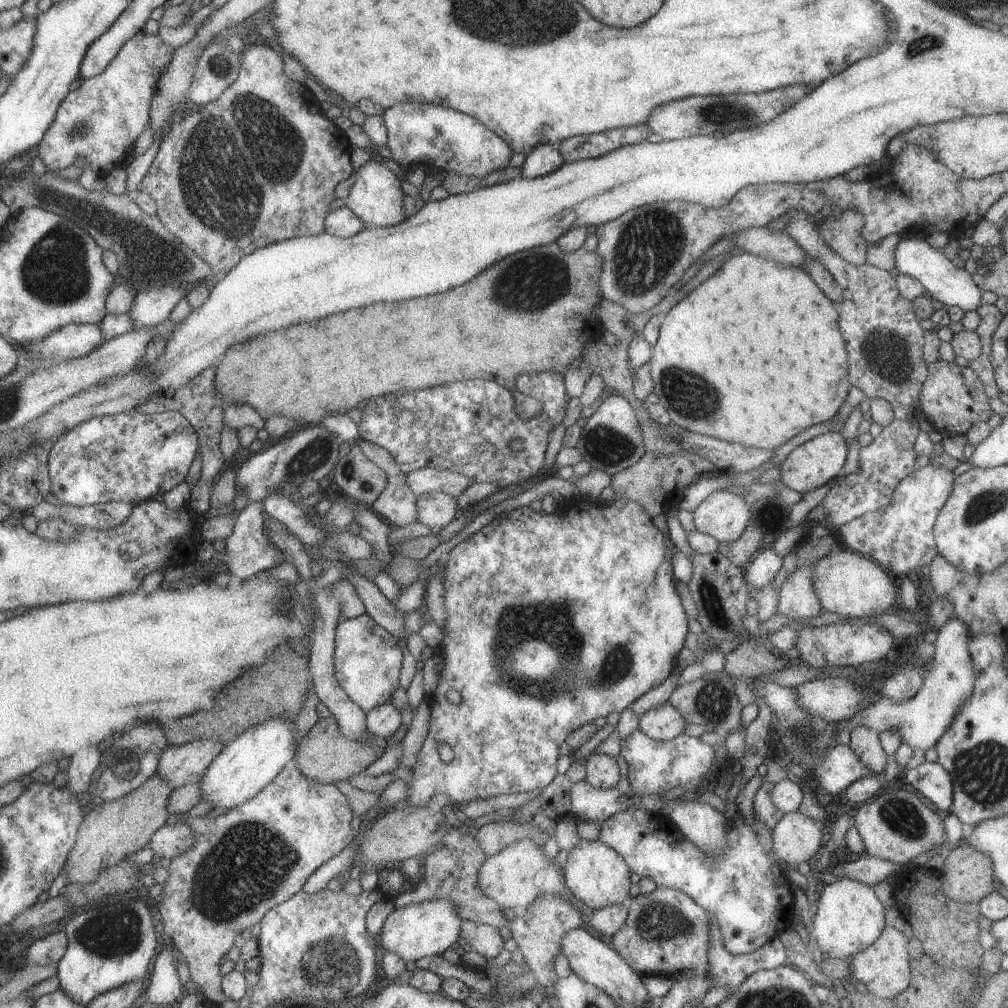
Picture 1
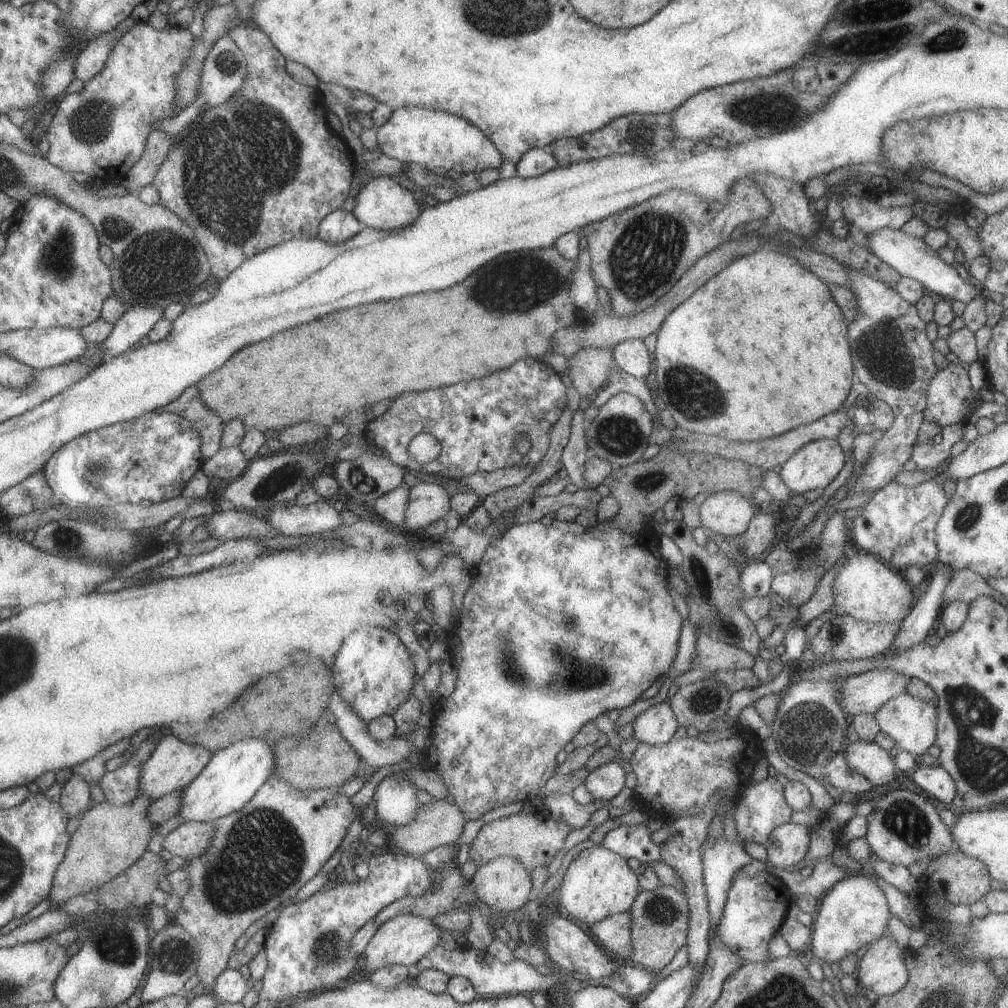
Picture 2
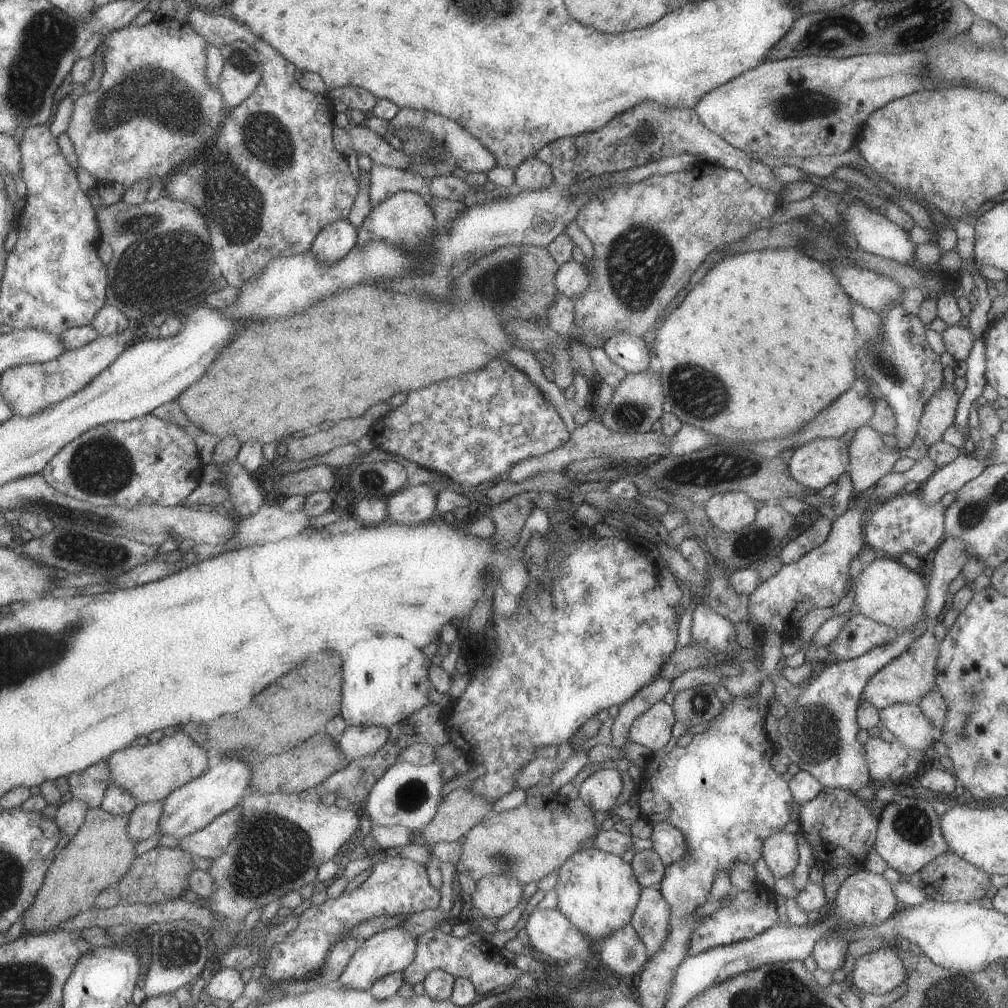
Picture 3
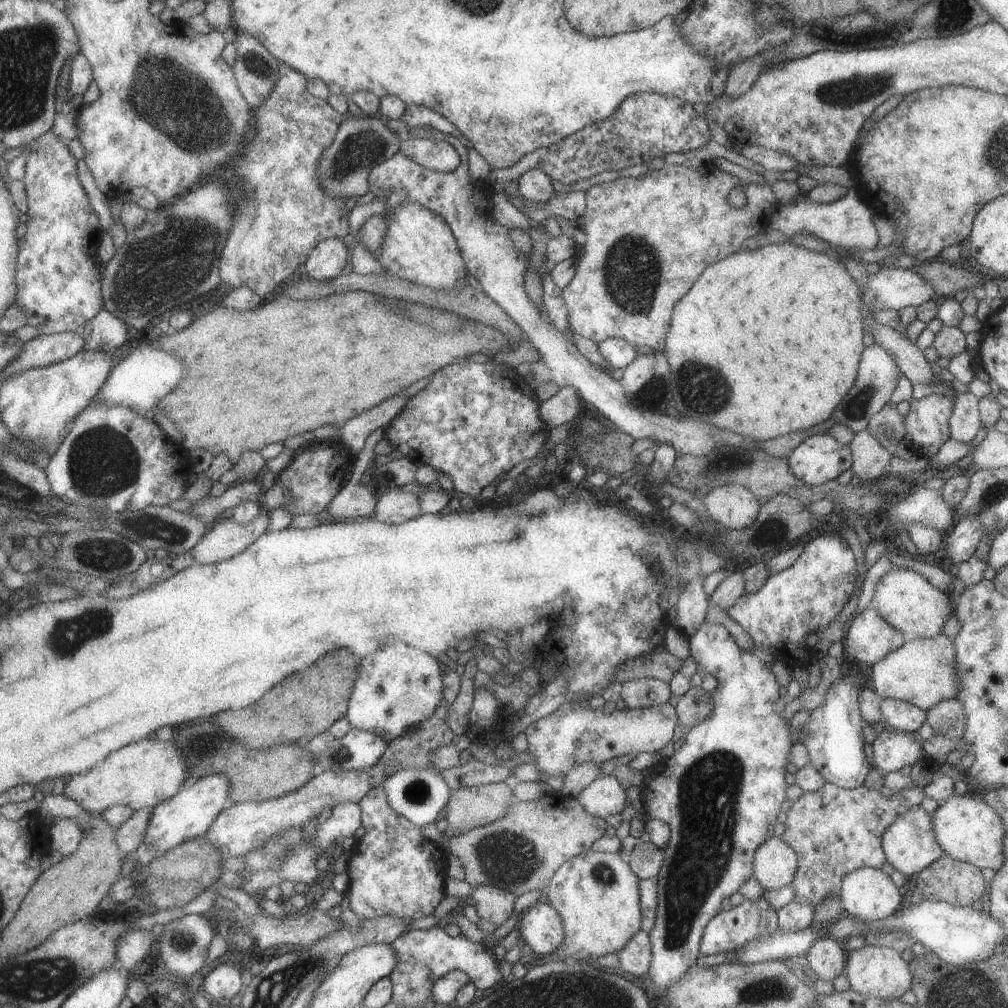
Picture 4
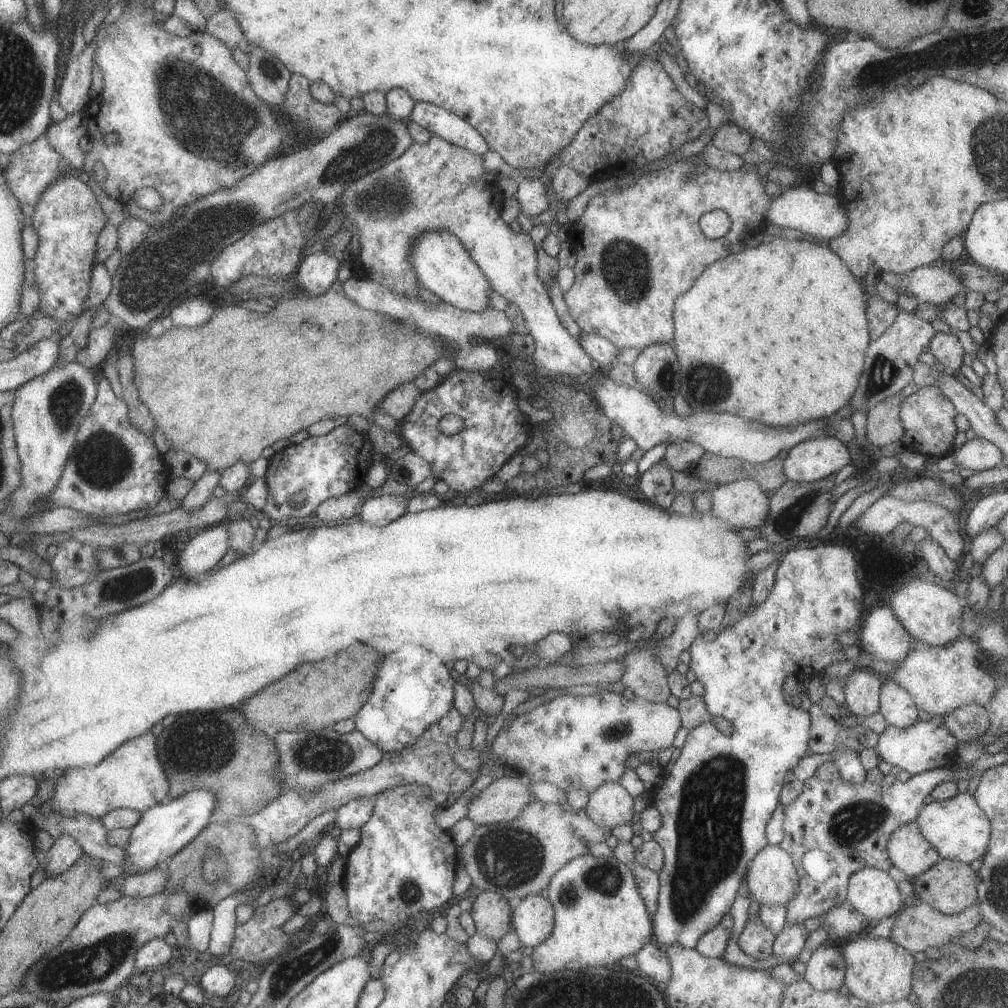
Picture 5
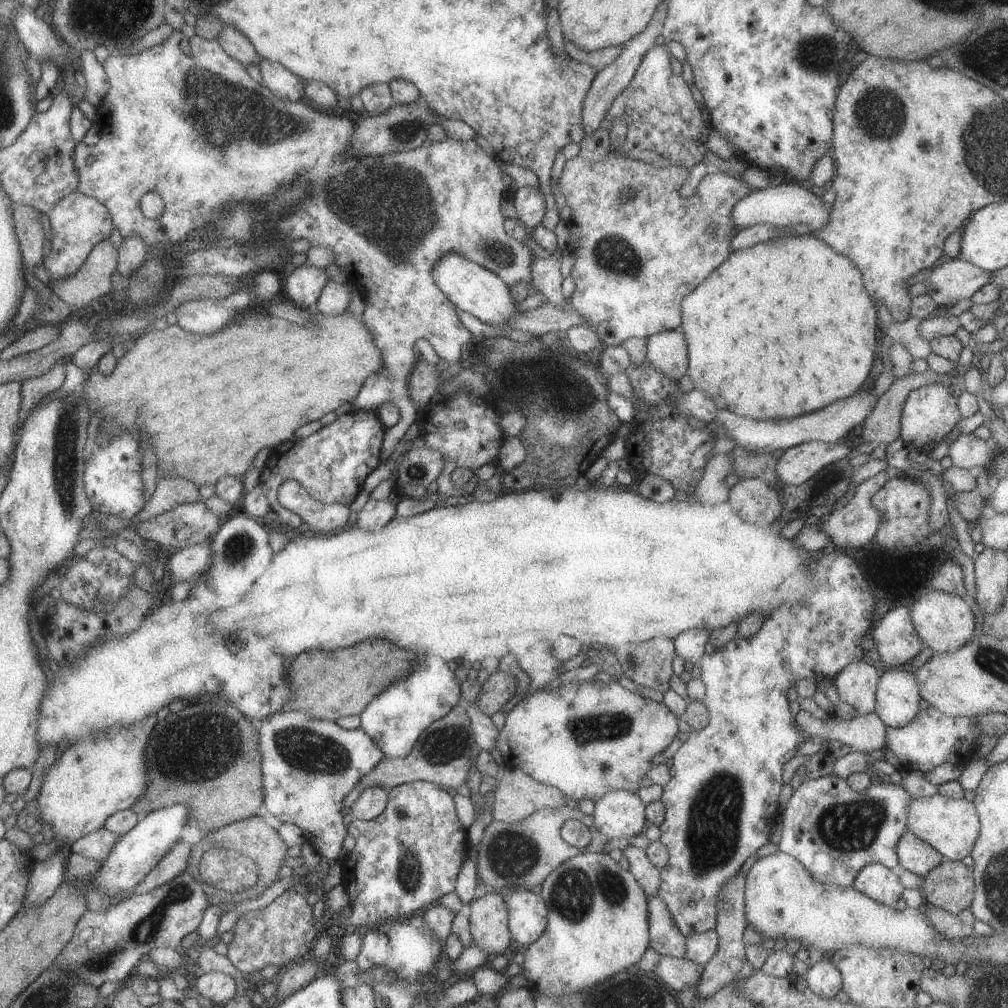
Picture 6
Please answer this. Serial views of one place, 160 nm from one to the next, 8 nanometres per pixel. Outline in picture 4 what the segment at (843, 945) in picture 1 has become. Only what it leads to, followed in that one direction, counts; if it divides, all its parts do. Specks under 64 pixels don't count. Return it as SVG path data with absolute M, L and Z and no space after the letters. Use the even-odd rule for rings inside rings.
M863 867L848 872L842 878L839 898L844 914L853 919L870 922L883 920L886 916L901 910L906 901L906 893L895 886L889 875L883 873L881 869ZM819 938L805 953L808 968L813 970L819 983L832 981L844 972L846 960L843 956L843 948L839 947L835 939Z

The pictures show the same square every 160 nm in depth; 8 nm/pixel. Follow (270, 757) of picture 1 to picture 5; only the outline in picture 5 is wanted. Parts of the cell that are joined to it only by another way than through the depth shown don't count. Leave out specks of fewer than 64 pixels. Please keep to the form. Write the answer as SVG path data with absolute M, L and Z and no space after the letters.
M195 789L169 802L156 804L140 813L139 820L132 826L123 849L120 867L129 875L142 873L155 865L164 865L179 852L205 825L214 811L215 797L209 791Z

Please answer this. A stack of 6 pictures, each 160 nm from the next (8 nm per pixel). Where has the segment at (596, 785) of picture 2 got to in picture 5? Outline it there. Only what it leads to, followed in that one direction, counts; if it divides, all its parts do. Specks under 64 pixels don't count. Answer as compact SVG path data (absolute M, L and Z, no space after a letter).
M604 782L588 794L584 809L597 826L611 830L621 824L630 824L634 800L618 782Z

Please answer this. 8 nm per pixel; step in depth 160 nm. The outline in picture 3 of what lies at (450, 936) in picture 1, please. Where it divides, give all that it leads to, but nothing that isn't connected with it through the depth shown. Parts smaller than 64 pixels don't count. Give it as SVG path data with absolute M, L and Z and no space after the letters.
M391 927L362 940L345 965L343 972L338 976L337 982L333 985L356 991L367 991L374 980L385 976L387 973L401 972L413 960L416 949L414 938L413 935L407 934L403 929Z

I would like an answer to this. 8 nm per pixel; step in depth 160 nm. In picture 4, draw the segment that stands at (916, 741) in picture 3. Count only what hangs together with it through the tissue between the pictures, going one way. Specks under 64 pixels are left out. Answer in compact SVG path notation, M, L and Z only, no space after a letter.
M885 697L880 700L883 724L902 733L917 732L926 719L926 712L904 700Z

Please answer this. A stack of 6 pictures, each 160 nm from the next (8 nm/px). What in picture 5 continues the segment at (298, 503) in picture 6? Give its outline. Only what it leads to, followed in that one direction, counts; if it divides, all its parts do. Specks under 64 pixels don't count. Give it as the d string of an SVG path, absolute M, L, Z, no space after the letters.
M359 488L354 491L349 491L344 495L336 497L329 497L323 502L320 502L313 512L321 522L341 522L343 518L351 518L353 514L357 514L357 504L361 497L359 495Z

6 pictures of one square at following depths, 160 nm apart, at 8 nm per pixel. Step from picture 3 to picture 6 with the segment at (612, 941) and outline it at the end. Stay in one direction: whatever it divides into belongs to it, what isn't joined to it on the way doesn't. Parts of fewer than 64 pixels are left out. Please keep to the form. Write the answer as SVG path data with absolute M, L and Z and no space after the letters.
M662 956L653 972L673 993L695 987L700 981L703 966L685 957Z

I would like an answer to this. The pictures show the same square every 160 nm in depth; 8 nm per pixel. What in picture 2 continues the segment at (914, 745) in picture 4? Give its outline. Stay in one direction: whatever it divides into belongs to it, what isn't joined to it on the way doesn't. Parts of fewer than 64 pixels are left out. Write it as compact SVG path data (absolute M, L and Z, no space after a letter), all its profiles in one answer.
M855 741L844 746L847 766L864 776L872 785L887 784L895 777L894 758L875 741Z

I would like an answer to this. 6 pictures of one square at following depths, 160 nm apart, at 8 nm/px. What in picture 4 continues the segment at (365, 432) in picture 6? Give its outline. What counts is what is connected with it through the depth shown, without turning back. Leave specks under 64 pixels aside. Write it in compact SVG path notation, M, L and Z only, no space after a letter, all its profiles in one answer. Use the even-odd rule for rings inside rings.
M333 438L306 443L290 463L276 474L274 483L262 494L260 505L263 510L285 509L291 516L298 514L319 514L329 501L340 491L344 477L351 472L356 454L340 440ZM282 490L289 490L293 498L282 498Z

